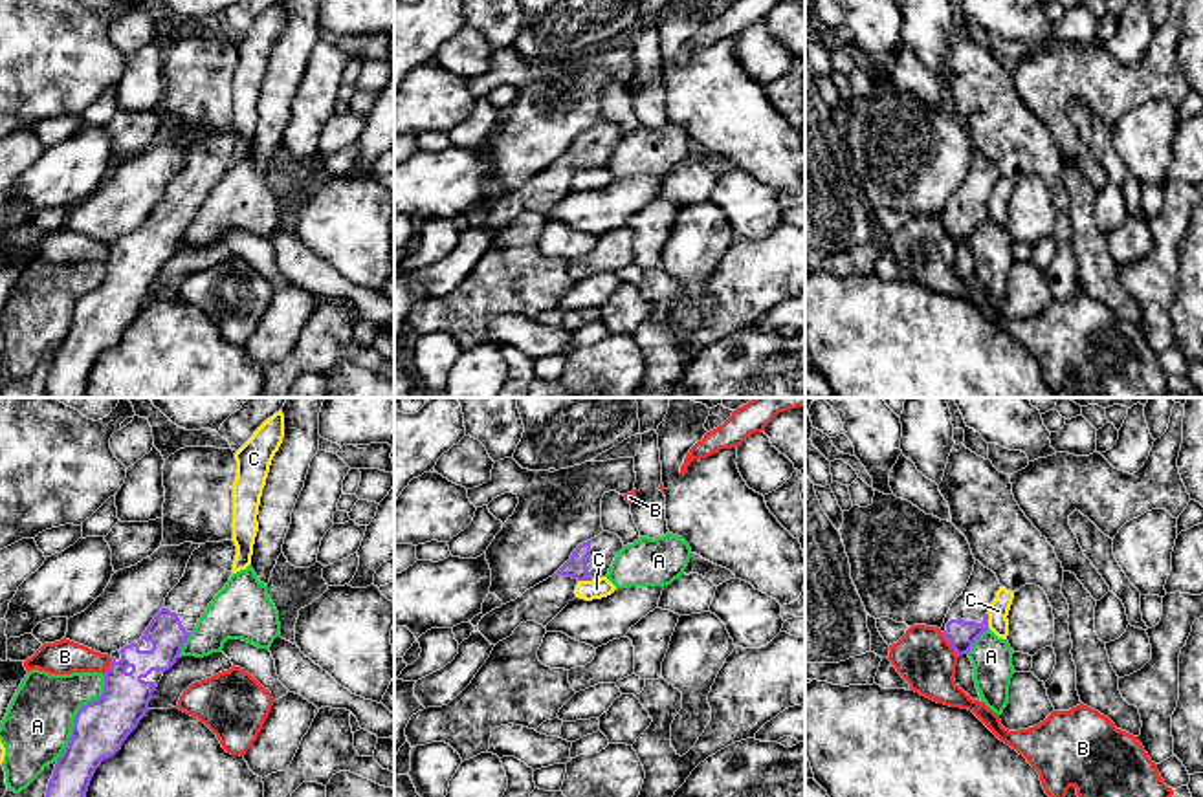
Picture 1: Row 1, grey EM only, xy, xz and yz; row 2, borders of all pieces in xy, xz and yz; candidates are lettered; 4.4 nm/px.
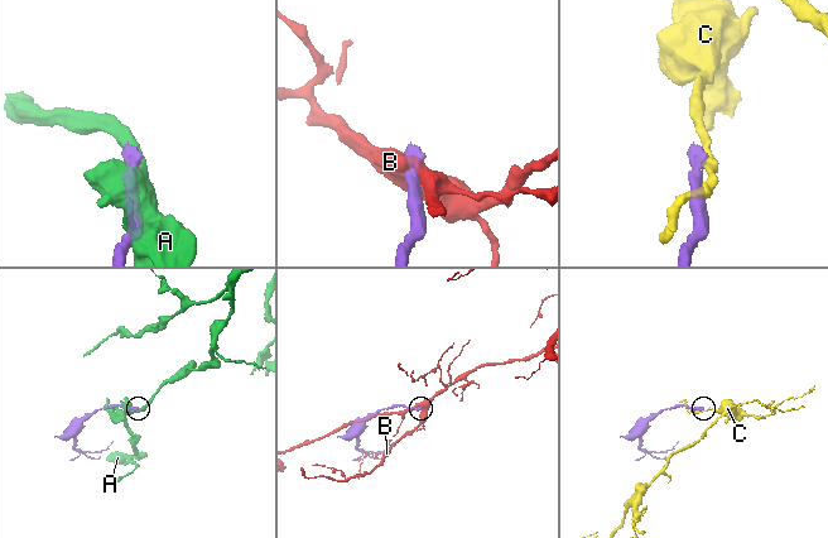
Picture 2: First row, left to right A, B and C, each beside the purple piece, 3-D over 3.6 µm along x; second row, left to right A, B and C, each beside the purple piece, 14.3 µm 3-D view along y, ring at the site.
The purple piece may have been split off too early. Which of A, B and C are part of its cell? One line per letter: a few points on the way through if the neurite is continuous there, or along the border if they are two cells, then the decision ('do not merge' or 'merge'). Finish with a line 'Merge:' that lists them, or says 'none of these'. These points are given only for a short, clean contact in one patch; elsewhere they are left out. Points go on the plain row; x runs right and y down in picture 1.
A: do not merge
B: do not merge
C: border xz (593, 169), (578, 171); do not merge
Merge: none of these

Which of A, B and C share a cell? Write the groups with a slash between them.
A / B / C

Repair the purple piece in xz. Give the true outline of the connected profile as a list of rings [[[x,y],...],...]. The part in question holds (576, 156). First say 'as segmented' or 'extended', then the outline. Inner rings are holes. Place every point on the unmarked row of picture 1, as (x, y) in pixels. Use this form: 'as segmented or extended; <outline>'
extended; [[[609,121],[579,134],[552,167],[486,203],[477,214],[479,222],[491,235],[497,235],[510,227],[521,213],[535,211],[546,216],[576,187],[579,170],[592,170],[609,163],[622,137],[622,128]]]

